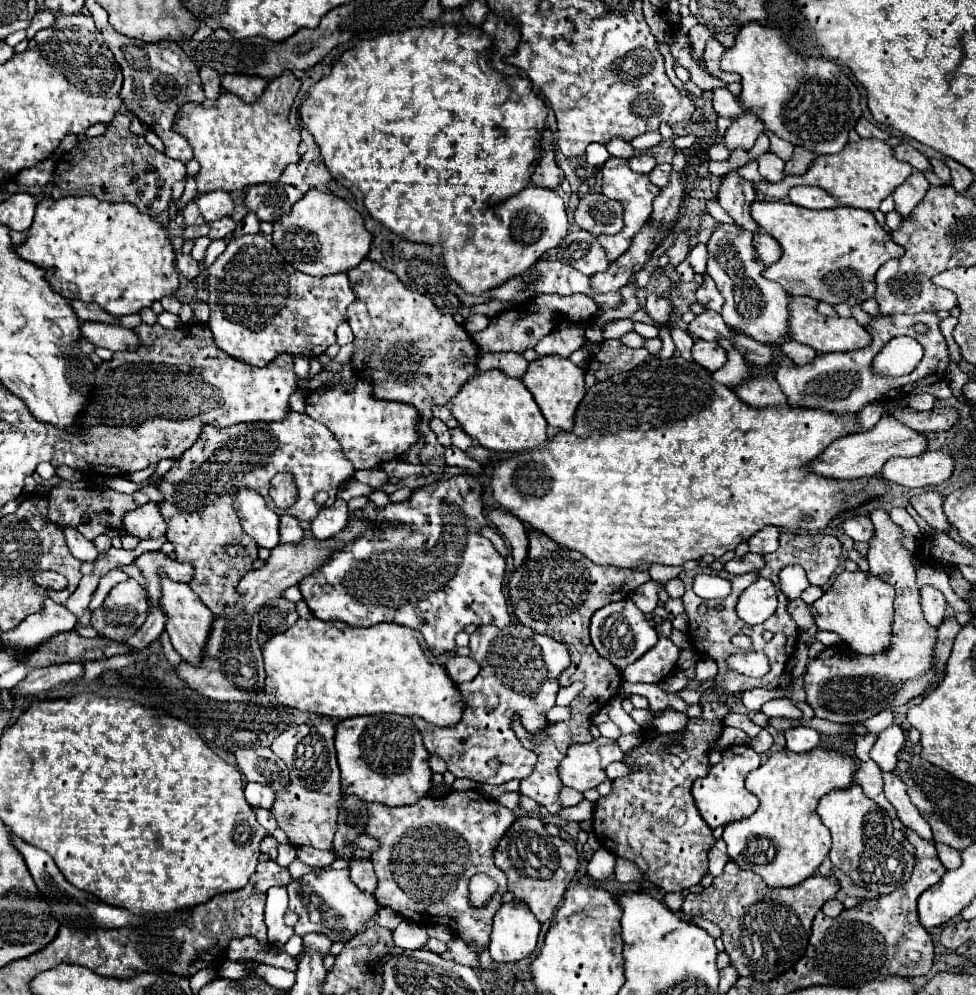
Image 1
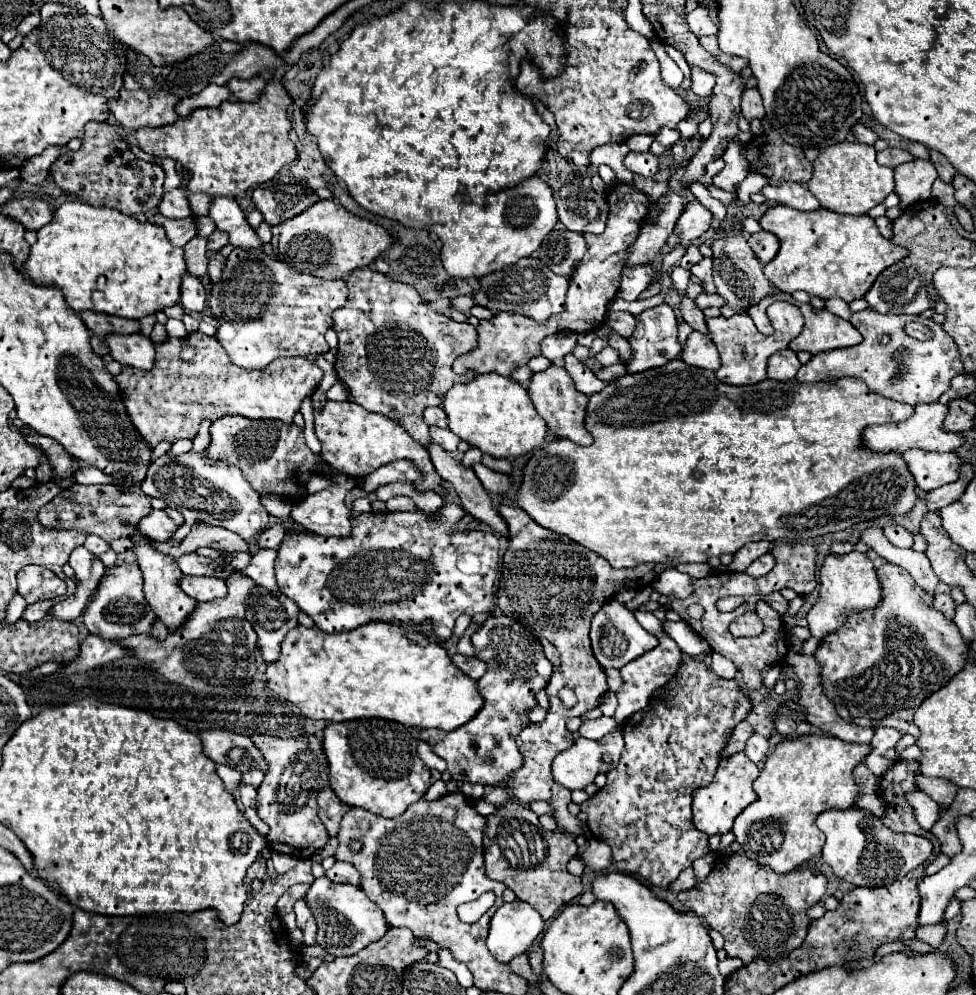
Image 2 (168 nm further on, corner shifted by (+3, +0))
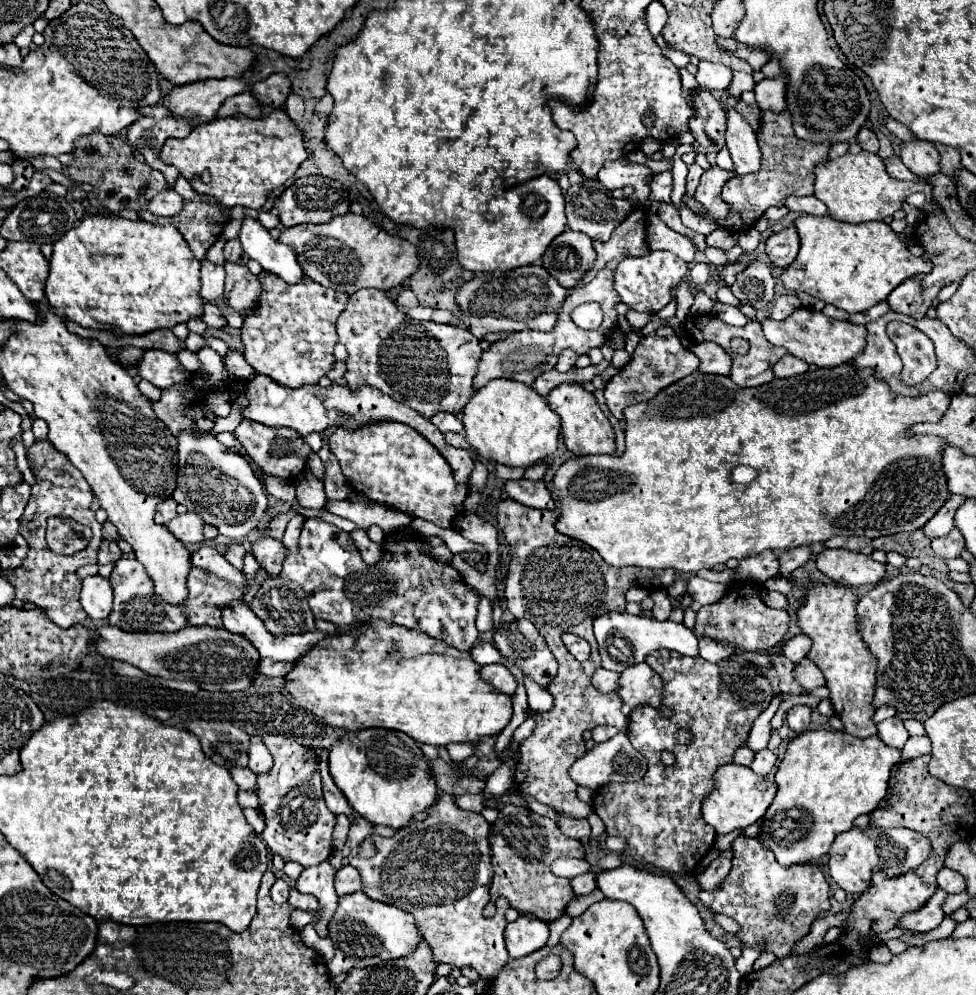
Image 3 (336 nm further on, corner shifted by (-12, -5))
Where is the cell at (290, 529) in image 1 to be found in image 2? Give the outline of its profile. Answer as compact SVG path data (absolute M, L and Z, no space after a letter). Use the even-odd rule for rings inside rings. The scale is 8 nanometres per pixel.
M273 524L273 526L269 526L267 530L261 532L259 546L261 548L279 548L279 544L285 538L285 534L287 534L287 528L283 524Z

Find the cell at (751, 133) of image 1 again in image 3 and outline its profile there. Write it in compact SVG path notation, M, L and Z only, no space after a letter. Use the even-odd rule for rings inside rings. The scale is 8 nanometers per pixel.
M784 73L780 77L762 79L760 83L756 83L754 91L756 91L756 101L760 109L762 111L770 109L774 113L784 111L786 109L786 85L788 85L788 77Z

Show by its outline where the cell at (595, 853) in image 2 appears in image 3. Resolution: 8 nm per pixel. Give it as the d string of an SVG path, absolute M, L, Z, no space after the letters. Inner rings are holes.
M558 857L554 859L552 863L552 873L556 873L558 877L566 877L566 879L572 879L580 873L586 873L590 871L592 865L586 861L586 859L572 859L572 857Z

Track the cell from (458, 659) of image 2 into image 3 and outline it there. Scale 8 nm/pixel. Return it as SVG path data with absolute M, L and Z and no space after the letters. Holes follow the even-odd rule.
M502 663L484 665L480 673L482 673L482 677L484 677L490 685L494 685L500 693L514 695L516 687L518 687L518 681L516 681L516 677L512 675L512 671L510 671L506 665L502 665Z

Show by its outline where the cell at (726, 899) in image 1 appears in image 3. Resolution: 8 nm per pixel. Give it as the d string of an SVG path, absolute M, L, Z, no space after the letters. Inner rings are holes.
M738 837L732 843L734 849L734 859L732 859L732 869L728 879L720 889L714 891L700 891L700 901L714 913L722 913L734 921L740 923L738 939L744 945L762 945L764 949L770 949L776 953L776 957L788 957L790 949L794 943L798 943L802 937L810 933L812 921L830 907L830 885L824 879L824 873L820 867L804 863L804 865L792 865L792 867L782 867L776 863L772 851L760 843L758 837Z

